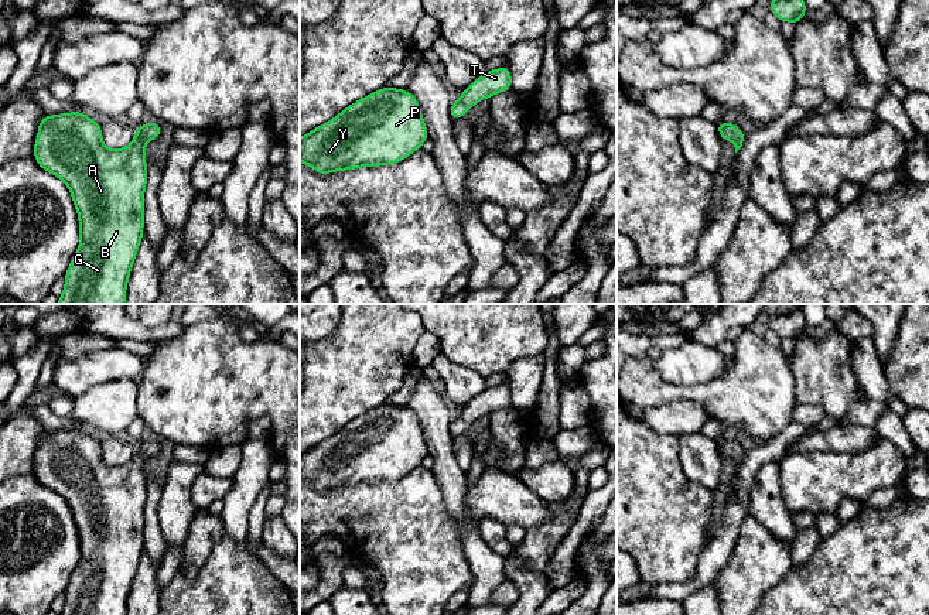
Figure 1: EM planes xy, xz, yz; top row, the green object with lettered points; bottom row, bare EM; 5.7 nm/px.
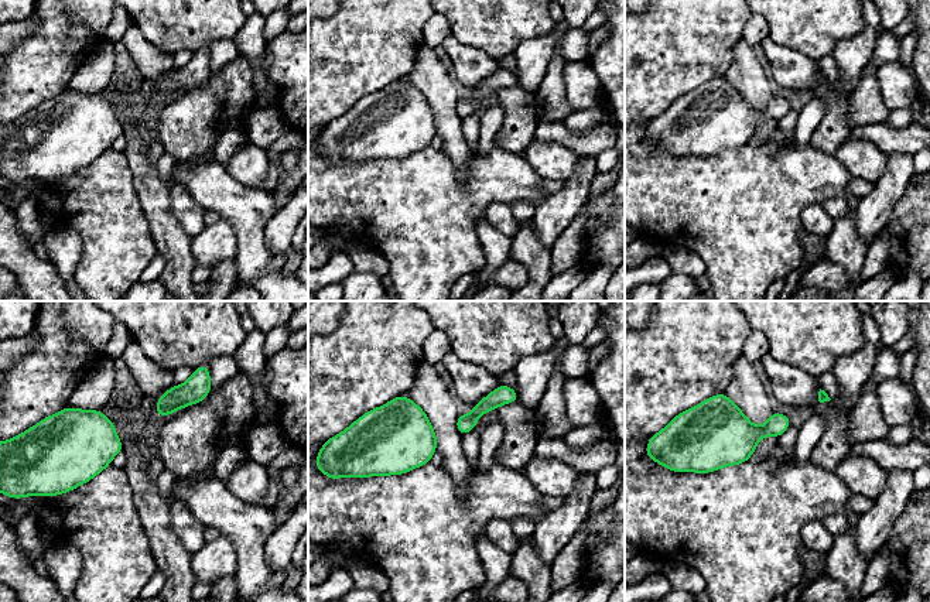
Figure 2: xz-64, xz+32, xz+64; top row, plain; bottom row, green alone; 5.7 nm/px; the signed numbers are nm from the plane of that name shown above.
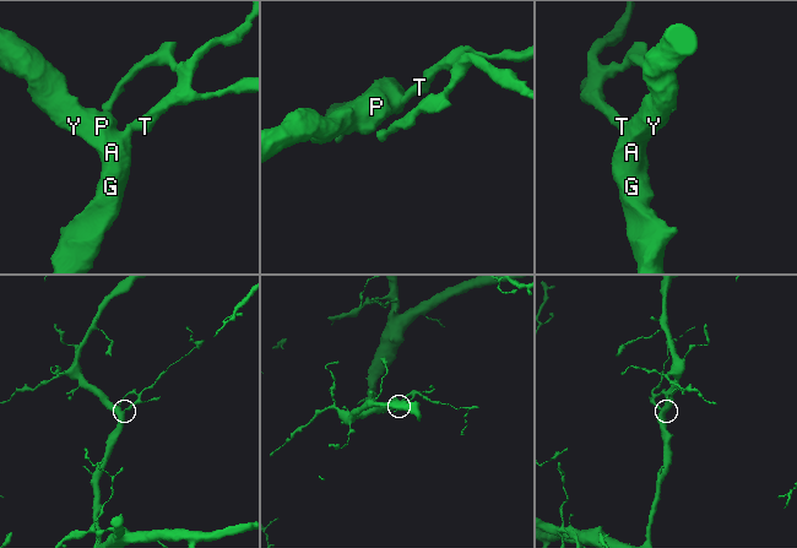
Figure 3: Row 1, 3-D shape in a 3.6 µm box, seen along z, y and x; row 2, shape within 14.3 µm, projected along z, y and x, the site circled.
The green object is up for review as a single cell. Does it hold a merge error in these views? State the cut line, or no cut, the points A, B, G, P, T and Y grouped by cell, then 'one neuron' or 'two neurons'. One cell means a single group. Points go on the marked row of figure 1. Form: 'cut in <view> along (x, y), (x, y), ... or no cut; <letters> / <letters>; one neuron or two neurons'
no cut; A B G P T Y; one neuron

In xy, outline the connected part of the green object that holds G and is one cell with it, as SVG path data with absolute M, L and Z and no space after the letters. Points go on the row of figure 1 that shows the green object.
M81 110L45 115L40 120L34 160L66 184L79 218L79 246L65 273L65 287L57 304L124 304L129 276L143 239L144 147L160 136L158 122L143 123L127 147L109 150L102 141L102 124Z

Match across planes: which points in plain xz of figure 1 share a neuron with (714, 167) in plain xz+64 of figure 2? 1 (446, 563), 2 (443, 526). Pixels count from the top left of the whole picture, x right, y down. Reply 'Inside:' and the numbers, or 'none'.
Inside: 1, 2

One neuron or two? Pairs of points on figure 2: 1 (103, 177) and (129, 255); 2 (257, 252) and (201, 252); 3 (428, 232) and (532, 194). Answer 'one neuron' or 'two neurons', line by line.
1: one neuron
2: two neurons
3: one neuron

